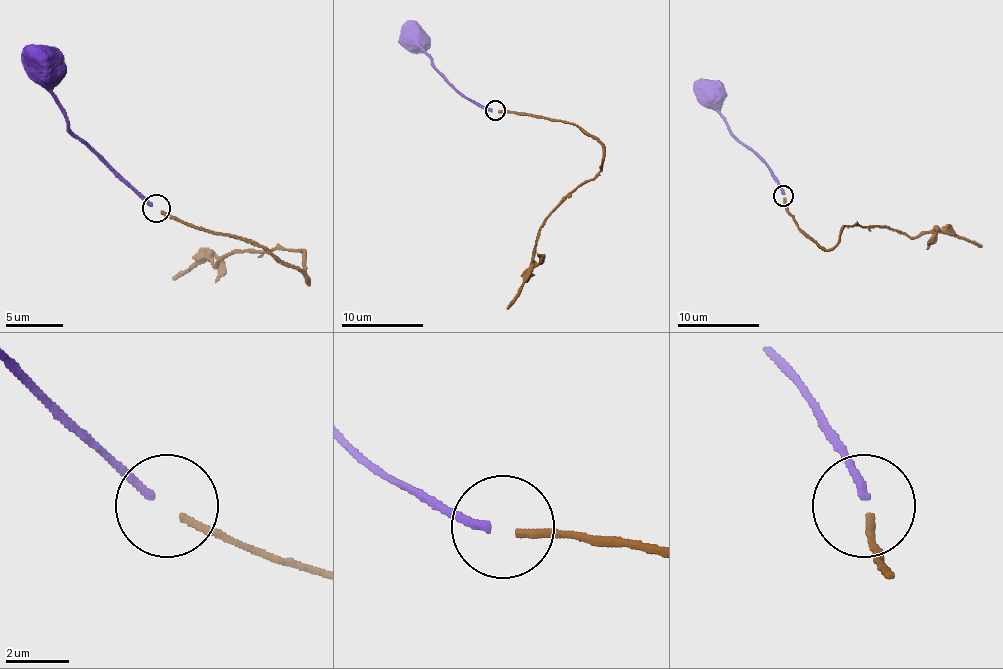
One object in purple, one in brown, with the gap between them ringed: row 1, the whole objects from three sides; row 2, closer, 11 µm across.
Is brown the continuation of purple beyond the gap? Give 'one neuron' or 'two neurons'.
one neuron

